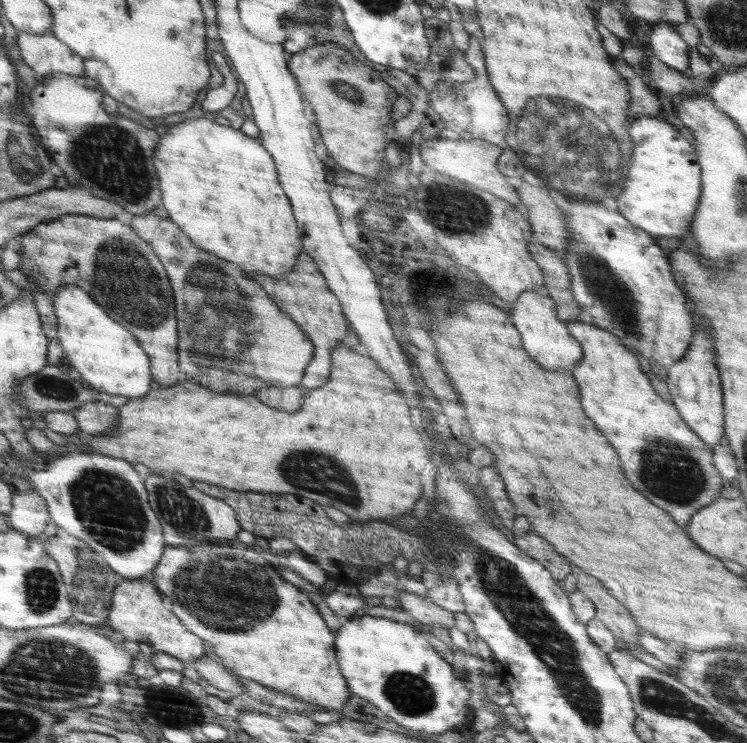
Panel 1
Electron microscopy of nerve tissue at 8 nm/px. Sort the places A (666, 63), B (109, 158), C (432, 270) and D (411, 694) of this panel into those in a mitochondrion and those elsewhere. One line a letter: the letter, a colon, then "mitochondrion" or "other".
A: other
B: mitochondrion
C: mitochondrion
D: mitochondrion

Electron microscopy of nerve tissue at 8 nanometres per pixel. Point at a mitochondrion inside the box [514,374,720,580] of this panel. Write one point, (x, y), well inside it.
(683, 480)

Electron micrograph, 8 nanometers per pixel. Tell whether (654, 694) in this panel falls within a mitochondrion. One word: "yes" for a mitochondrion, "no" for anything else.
yes

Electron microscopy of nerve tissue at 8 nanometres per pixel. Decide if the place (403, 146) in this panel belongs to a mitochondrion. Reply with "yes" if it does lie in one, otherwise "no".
no

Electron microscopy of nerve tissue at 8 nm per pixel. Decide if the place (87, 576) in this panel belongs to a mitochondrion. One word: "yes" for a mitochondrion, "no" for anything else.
yes

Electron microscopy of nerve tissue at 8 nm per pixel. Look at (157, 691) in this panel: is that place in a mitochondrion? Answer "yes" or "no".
yes

